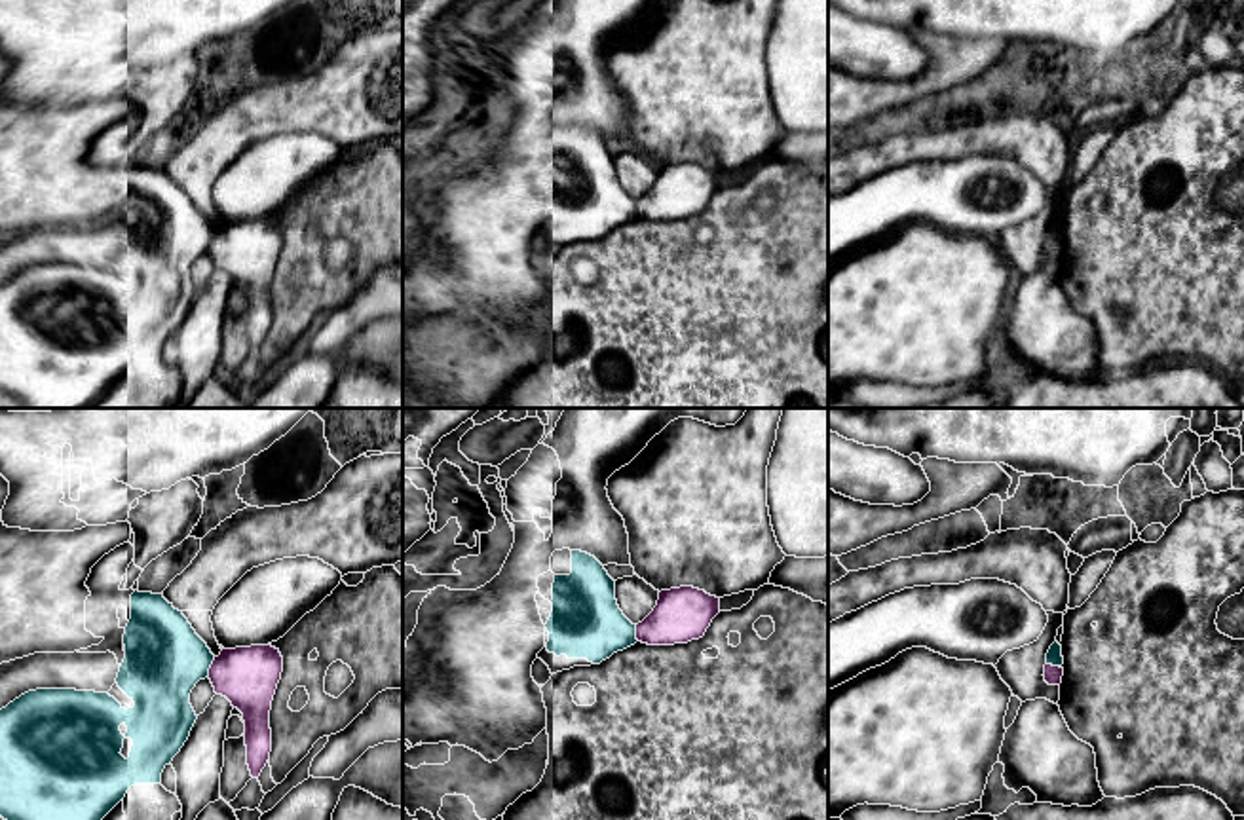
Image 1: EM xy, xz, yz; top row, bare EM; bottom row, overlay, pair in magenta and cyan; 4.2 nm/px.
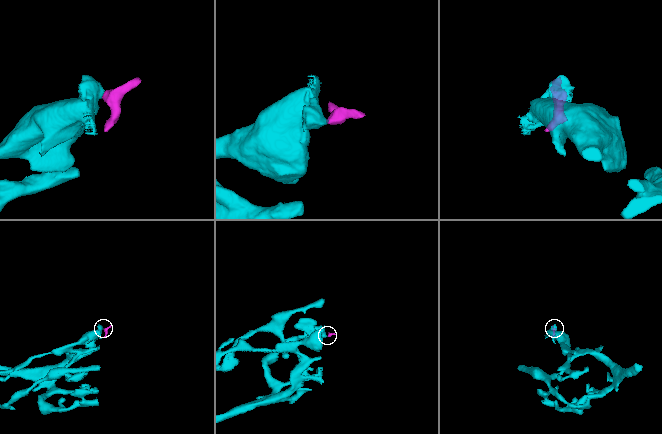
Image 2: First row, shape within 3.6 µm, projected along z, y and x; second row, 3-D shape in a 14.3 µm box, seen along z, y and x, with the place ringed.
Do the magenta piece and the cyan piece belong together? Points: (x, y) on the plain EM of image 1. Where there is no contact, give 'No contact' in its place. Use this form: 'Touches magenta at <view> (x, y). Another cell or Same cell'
Touches magenta at xy (211, 242). Another cell

